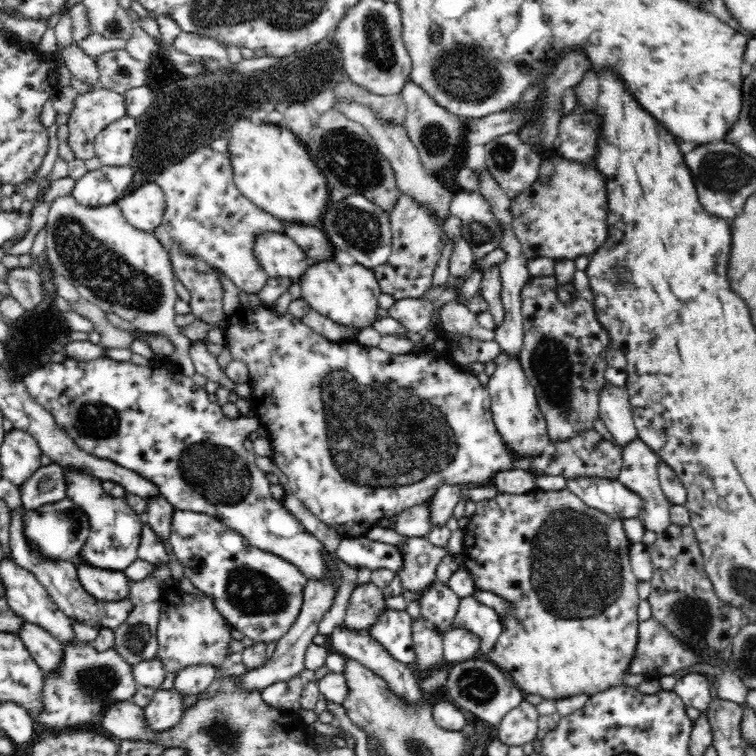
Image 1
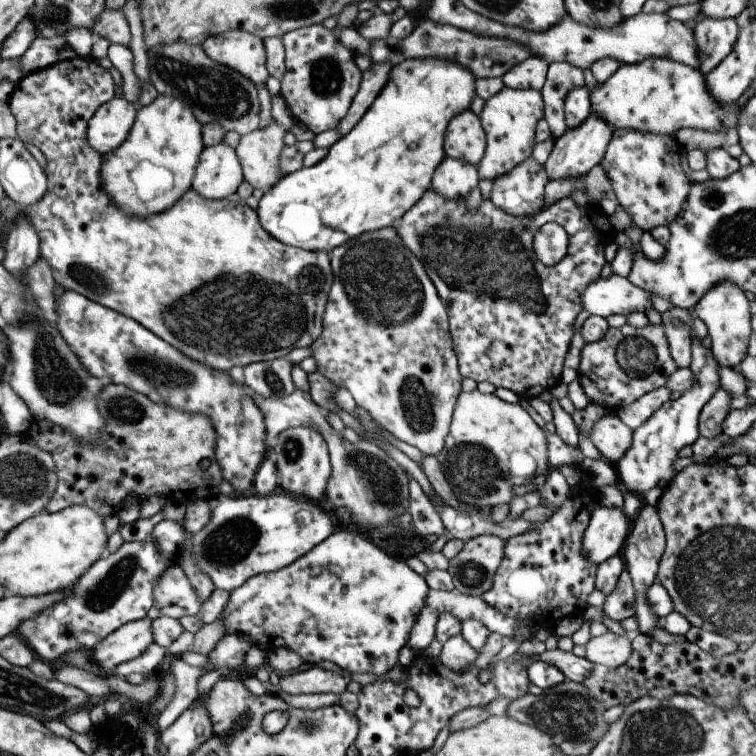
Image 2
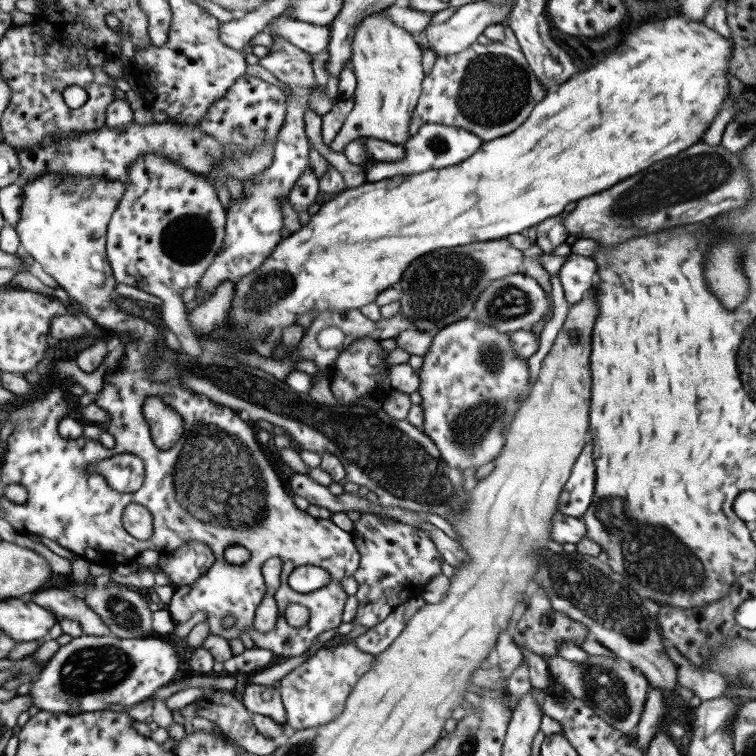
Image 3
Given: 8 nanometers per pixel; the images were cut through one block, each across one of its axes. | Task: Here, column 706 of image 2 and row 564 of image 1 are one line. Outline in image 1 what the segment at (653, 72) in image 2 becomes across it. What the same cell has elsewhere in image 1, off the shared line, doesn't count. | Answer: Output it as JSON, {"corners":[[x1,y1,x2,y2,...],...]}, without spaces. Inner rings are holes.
{"corners":[[64,470,65,497,76,503,86,513,90,523,90,534,77,558,99,569,123,571,128,568,132,562,139,559,137,550,144,524,141,515,124,498,116,498,108,494,103,489,100,478,80,471]]}

